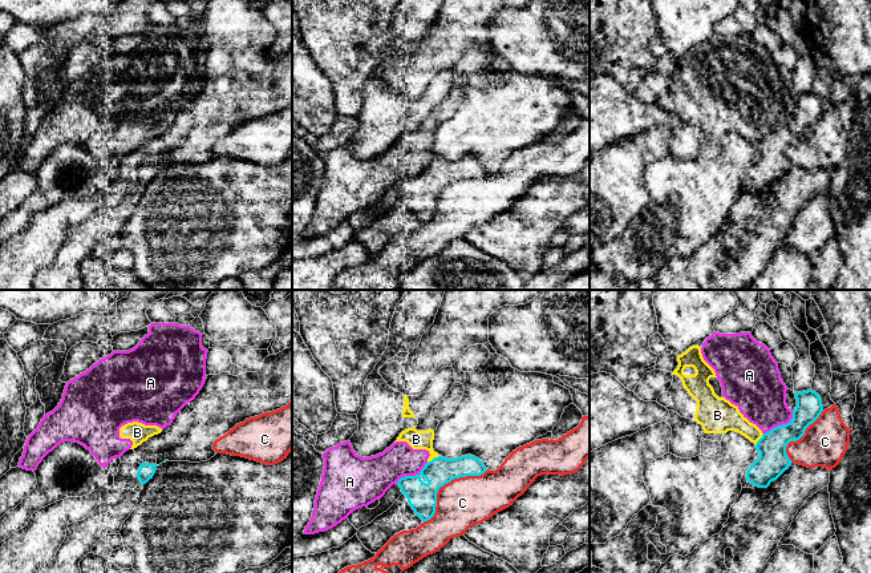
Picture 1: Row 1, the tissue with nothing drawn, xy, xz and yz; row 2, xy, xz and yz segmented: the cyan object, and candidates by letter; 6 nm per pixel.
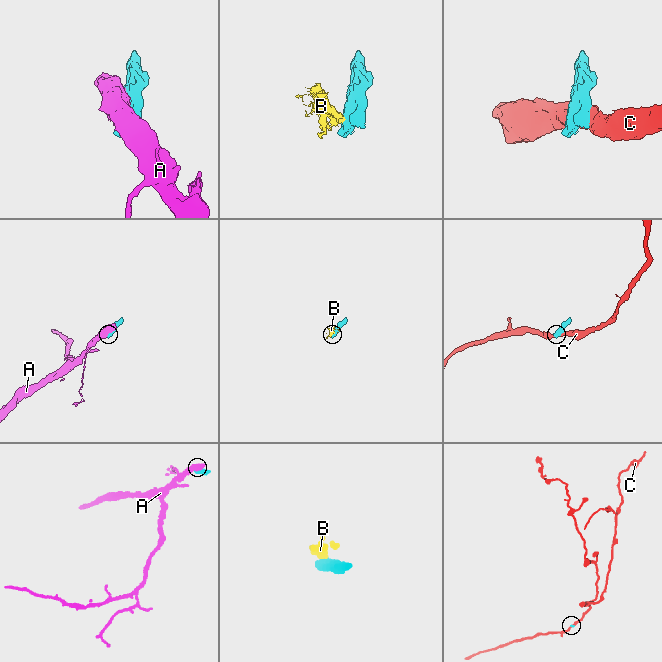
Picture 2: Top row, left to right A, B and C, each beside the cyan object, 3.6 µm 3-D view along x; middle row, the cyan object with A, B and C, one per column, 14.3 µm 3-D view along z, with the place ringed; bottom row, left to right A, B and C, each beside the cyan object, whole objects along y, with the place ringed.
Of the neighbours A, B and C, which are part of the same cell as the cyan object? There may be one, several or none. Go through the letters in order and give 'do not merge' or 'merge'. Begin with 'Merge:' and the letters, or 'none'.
Merge: none
A: do not merge
B: do not merge
C: do not merge

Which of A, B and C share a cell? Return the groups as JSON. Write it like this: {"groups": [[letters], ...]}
{"groups": [["A", "B"], ["C"]]}

